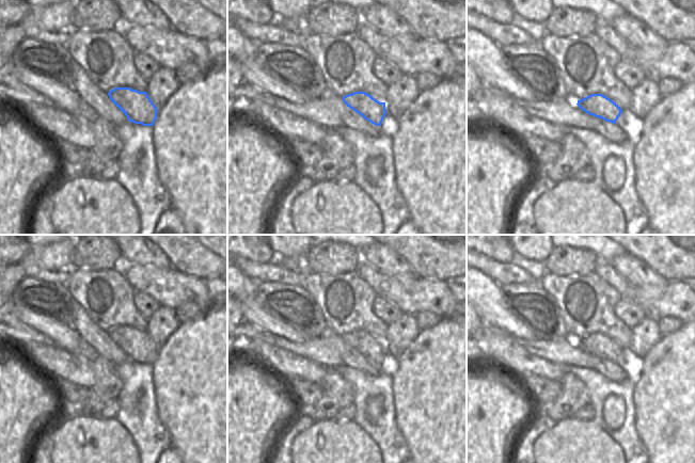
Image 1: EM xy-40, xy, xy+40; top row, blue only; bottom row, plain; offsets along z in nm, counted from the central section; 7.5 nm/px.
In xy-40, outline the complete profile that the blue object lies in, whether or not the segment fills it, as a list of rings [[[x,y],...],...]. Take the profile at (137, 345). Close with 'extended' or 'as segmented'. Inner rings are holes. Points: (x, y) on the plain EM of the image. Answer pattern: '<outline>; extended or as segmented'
[[[115,326],[108,334],[129,361],[143,365],[154,364],[158,349],[146,331],[139,331],[130,326]]]; as segmented

